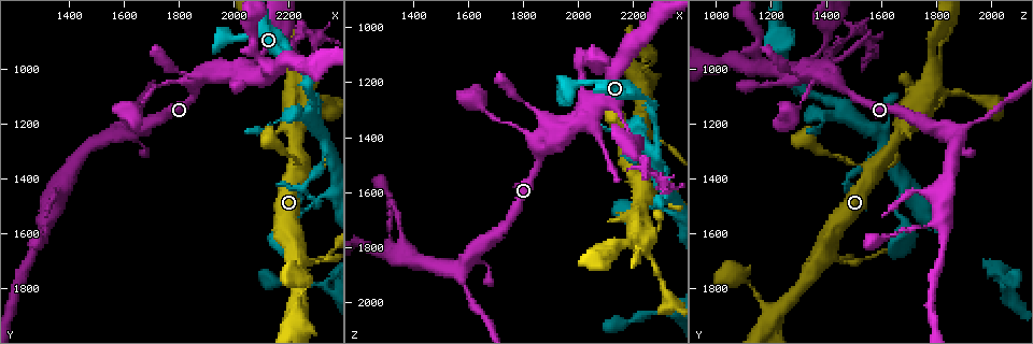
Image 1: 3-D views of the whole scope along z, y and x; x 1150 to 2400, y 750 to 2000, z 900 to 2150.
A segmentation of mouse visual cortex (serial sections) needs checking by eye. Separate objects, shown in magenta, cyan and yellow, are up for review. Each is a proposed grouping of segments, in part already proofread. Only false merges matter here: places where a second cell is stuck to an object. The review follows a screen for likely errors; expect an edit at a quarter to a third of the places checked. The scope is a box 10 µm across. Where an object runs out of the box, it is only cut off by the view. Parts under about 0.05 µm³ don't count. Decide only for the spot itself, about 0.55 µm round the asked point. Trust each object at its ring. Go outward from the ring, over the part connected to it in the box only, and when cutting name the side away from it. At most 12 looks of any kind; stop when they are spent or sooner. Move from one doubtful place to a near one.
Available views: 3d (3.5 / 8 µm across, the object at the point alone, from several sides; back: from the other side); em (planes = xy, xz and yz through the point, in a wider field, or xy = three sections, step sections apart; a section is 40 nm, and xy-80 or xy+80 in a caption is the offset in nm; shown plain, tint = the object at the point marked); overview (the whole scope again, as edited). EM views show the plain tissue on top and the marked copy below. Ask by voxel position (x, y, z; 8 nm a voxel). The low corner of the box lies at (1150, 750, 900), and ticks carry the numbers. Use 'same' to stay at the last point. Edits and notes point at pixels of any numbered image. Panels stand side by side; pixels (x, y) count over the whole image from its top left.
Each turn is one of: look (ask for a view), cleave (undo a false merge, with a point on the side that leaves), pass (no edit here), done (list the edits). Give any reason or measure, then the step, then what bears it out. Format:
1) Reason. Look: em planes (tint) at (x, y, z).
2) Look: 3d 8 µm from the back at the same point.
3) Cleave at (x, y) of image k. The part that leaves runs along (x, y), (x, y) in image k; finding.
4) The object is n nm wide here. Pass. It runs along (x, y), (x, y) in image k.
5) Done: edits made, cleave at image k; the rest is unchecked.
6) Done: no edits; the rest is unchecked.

Narrows sharply. Look: 3d 8 µm at (2020, 1060, 1200).

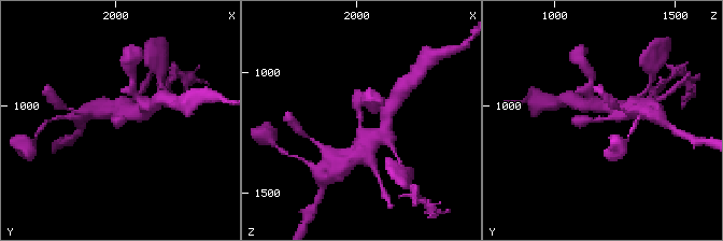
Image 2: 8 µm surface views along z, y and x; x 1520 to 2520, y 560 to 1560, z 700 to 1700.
The arms are 350, 500 nm wide. Look: em xy step 1 (tint) at the same point.

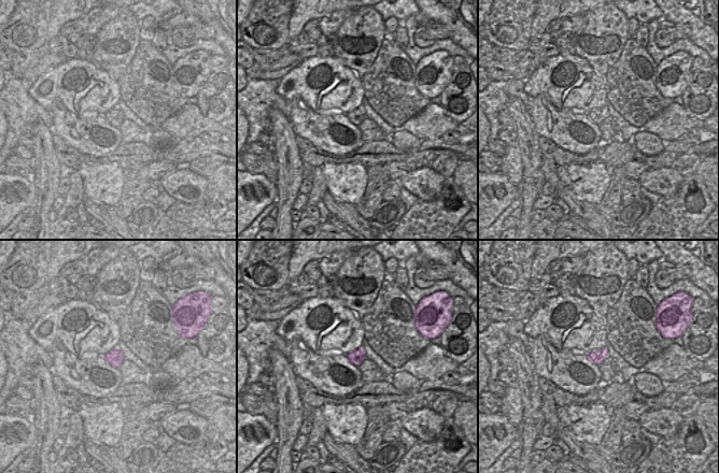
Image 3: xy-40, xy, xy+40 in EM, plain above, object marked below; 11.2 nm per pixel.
Pass. It runs along (629, 110), (617, 117), (575, 119) in image 2; one cell here.

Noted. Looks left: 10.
Looks like a crossing. Look: 3d 3.5 µm at (2220, 1660, 1400).

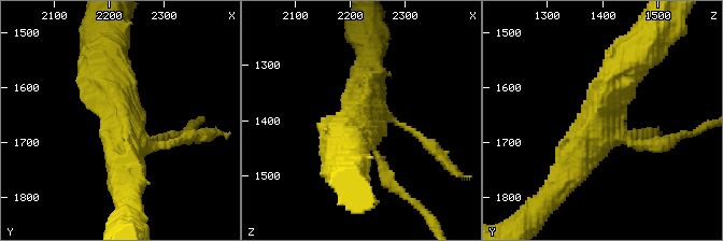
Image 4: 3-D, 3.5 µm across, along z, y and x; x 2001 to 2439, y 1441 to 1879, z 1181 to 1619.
Now the EM. Look: em planes (tint) at (2225, 1665, 1395).

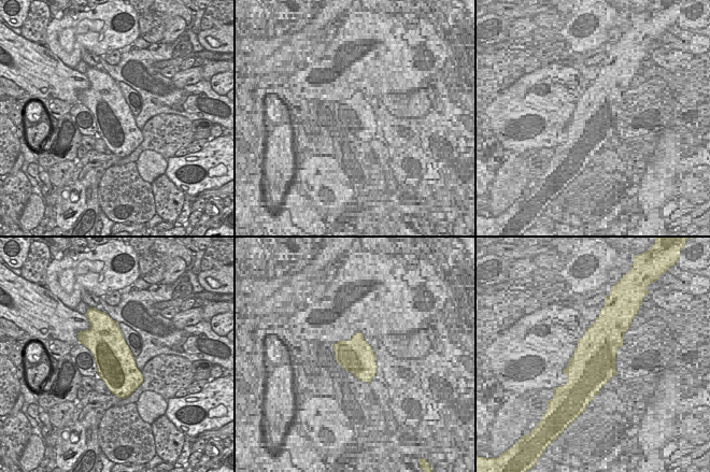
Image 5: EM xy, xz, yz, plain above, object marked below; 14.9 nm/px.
4 arms meet here; the arms are 100, 100, 500, 600 nm wide. Pass. It runs along (628, 64), (562, 182) in image 4; continuous, no second cell.

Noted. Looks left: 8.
Three arms meet. Look: 3d 8 µm at (1570, 1240, 1870).

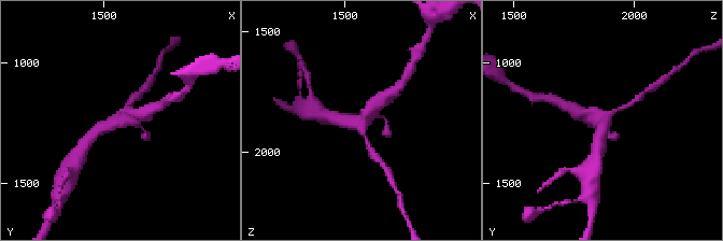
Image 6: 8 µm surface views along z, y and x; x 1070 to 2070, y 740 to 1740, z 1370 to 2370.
Now the EM. Look: em xy step 1 (tint) at the same point.

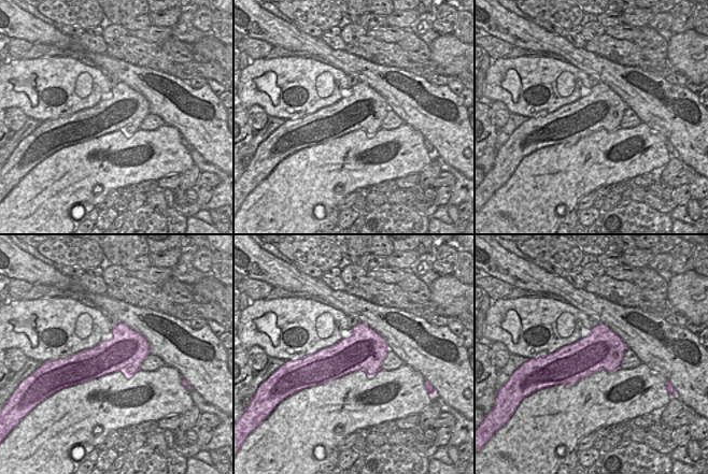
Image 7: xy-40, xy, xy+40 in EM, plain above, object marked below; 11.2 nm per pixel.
The arms are 150, 350, 400 nm wide. Pass. All the same cell.

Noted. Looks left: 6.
Branch point. Look: 3d 8 µm at (1330, 1560, 1820).

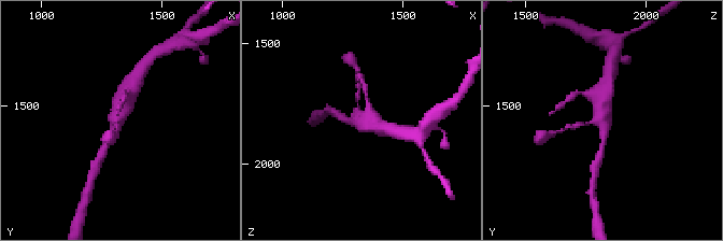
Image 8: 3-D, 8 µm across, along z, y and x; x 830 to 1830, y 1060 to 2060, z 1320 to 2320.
Zoom in. Look: 3d 3.5 µm from the back at the same point.

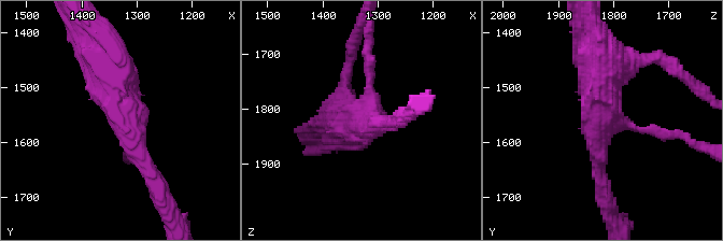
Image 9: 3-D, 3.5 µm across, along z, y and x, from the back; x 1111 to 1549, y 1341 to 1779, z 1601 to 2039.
3 arms meet here; the arms are 150, 250, 600 nm wide. Look: em xy step 2 (tint) at (1320, 1555, 1820).

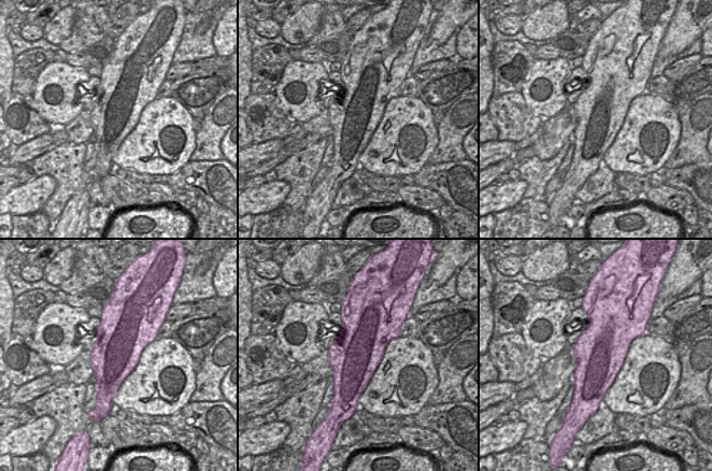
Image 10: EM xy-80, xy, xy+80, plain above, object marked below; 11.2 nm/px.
The object is 550 nm wide here. Pass. It runs along (95, 53), (155, 181) in image 9; all the same cell.

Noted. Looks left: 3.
Look: 3d 3.5 µm at (2260, 1420, 1480).

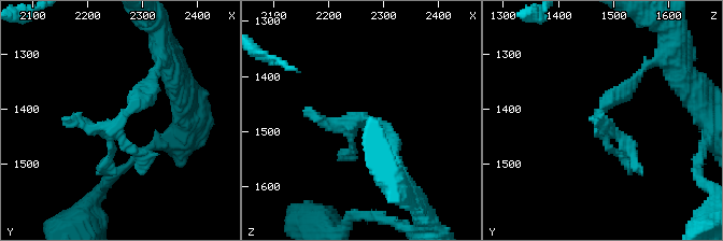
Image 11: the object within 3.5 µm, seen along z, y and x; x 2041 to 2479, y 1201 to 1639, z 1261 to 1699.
Need the tissue. Look: em xy step 5 (tint) at (2260, 1415, 1475).

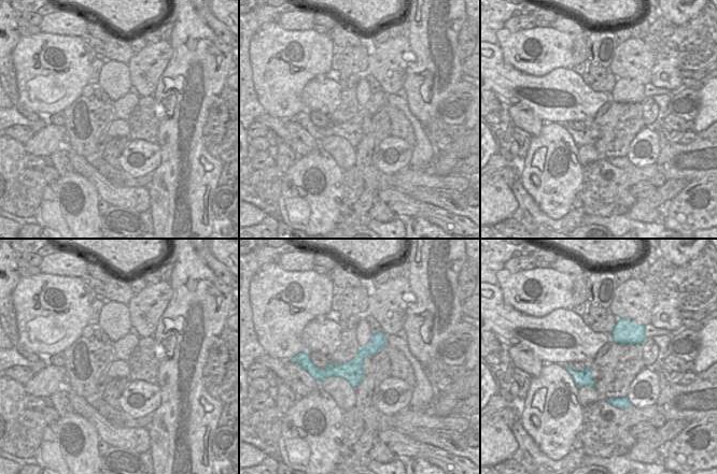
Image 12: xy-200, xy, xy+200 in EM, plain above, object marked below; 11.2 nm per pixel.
The object is 240 nm wide here. Pass. It runs along (383, 336), (348, 370), (314, 370) in image 12; continuous, no second cell.

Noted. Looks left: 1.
Done: no edits; the rest is unchecked.

